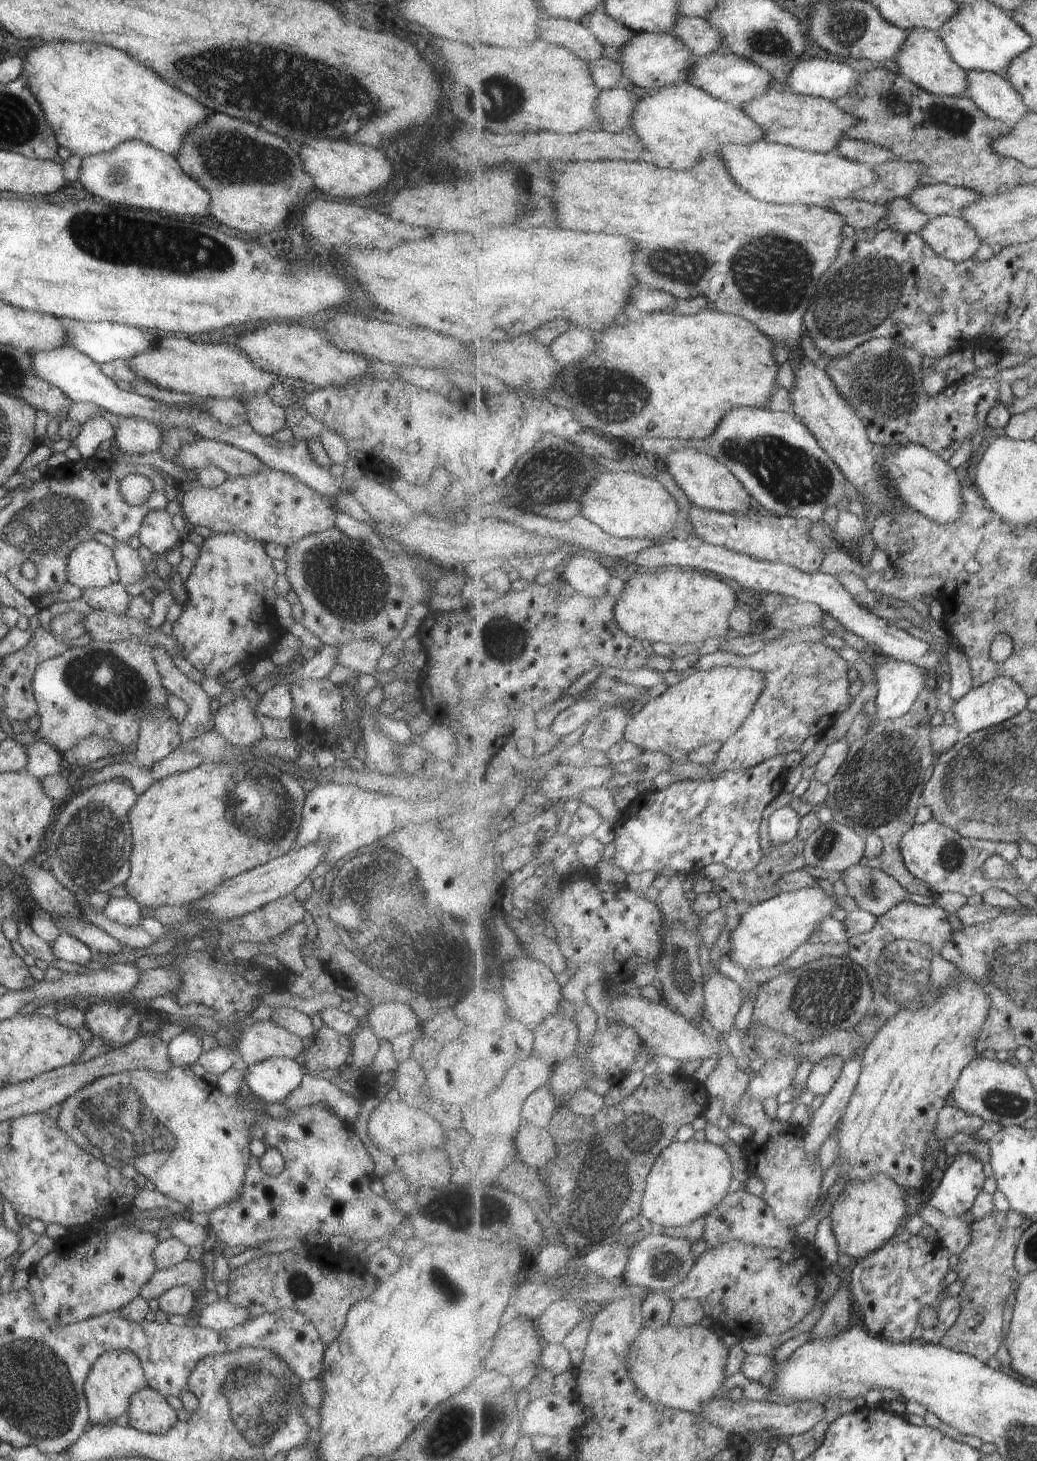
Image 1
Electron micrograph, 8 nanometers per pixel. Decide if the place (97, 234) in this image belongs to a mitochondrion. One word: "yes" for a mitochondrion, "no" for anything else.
yes

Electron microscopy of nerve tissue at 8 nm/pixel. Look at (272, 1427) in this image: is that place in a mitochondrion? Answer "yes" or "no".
no

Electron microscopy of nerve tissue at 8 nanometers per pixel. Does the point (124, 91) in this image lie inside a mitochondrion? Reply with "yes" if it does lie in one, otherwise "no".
yes

